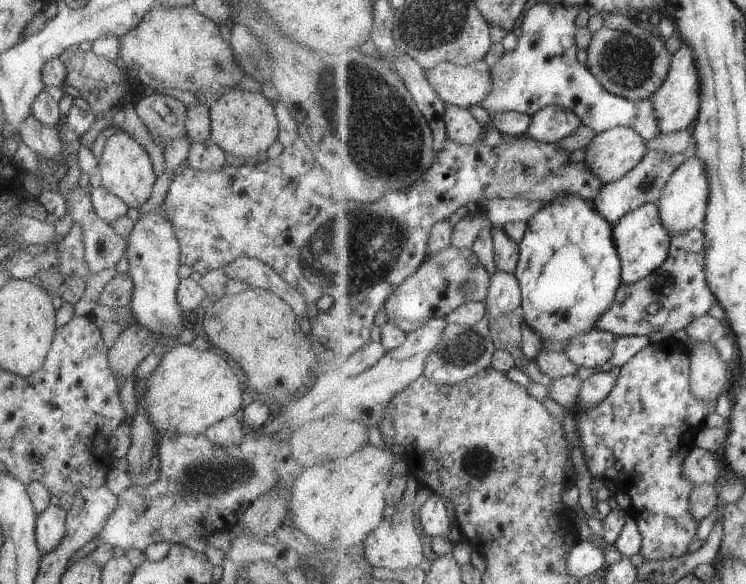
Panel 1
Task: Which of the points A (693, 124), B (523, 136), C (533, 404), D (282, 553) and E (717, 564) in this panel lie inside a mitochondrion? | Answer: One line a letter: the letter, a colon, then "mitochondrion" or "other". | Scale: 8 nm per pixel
A: other
B: other
C: other
D: other
E: other

